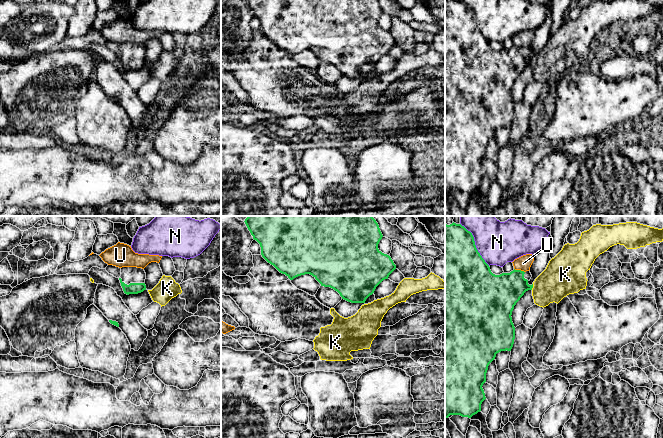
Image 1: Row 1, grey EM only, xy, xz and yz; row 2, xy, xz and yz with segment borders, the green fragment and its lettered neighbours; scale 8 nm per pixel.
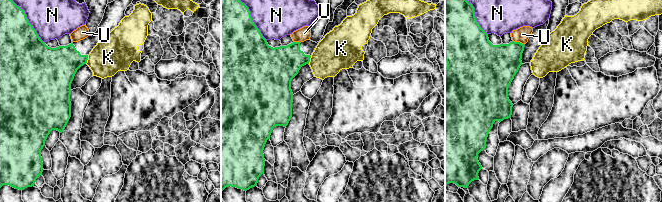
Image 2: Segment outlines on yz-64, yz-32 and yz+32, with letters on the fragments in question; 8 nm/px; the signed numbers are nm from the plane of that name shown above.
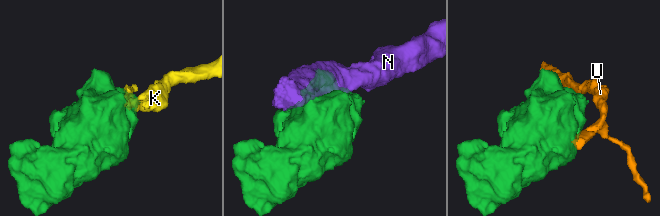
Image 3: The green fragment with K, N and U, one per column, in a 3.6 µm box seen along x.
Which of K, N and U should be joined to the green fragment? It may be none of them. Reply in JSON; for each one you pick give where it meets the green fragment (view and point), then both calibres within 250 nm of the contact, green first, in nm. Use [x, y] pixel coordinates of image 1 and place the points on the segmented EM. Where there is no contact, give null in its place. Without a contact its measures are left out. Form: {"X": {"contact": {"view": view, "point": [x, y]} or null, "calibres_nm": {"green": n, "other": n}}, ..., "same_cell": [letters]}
{"same_cell": []}

